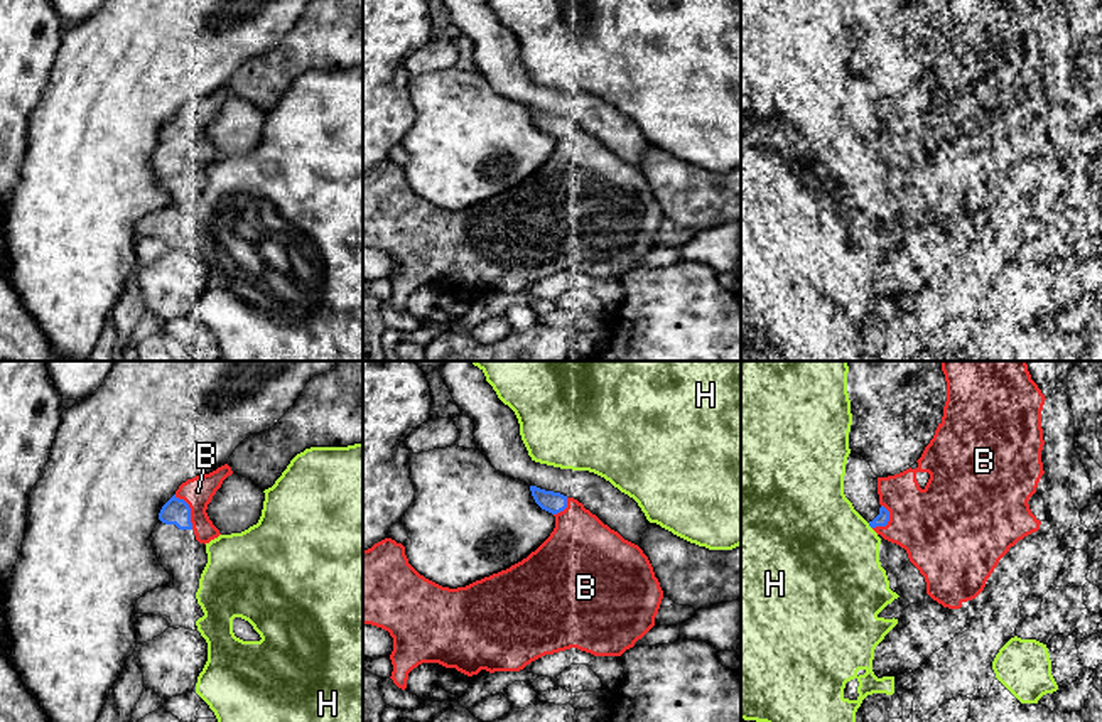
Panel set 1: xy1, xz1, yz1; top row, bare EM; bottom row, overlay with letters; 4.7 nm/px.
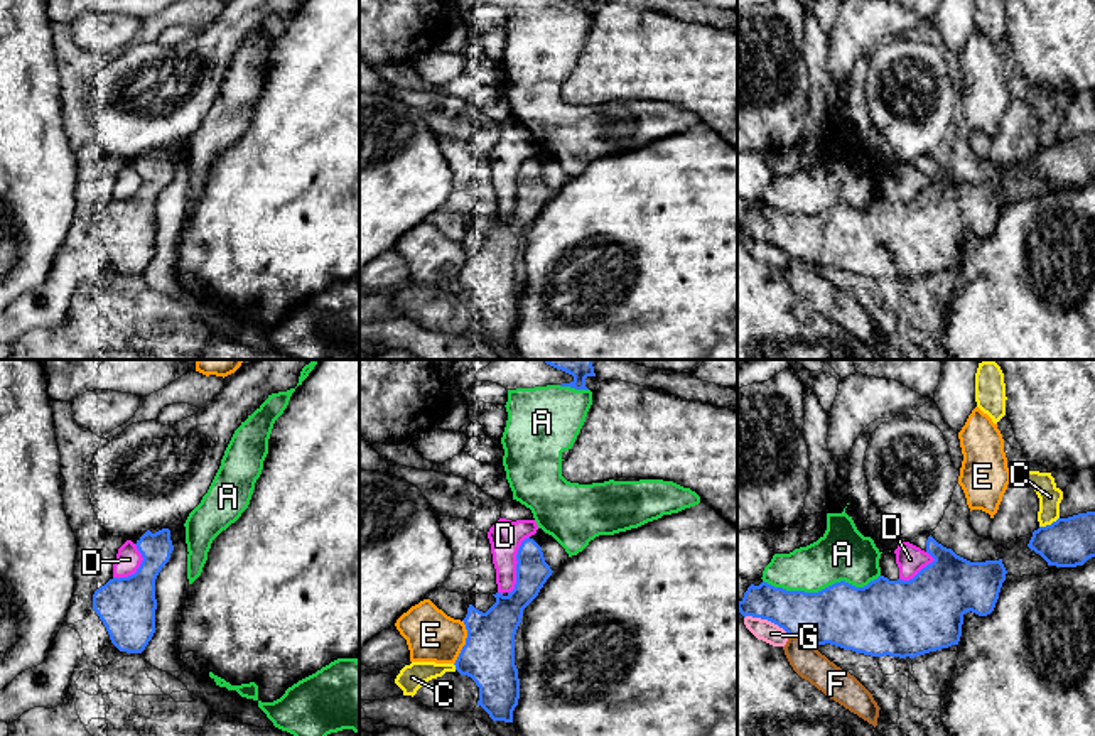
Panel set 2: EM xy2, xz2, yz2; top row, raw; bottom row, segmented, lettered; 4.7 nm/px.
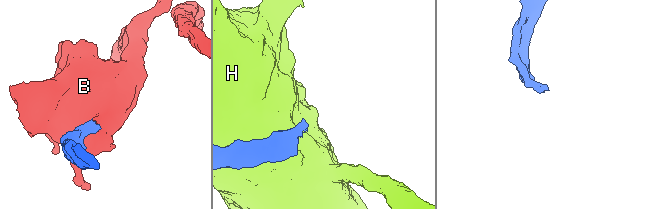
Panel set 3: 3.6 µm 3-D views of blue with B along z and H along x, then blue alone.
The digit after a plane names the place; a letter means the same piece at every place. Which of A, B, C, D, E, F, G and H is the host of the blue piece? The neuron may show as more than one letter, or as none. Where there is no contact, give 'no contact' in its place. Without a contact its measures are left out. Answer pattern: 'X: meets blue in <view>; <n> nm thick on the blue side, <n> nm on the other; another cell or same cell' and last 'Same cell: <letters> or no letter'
A: meets blue in yz2; 320 nm thick on the blue side, 260 nm on the other; another cell
B: meets blue in xy1; 130 nm thick on the blue side, 140 nm on the other; same cell
C: meets blue in yz2; 240 nm thick on the blue side, 110 nm on the other; another cell
D: meets blue in xz2; 160 nm thick on the blue side, 160 nm on the other; another cell
E: meets blue in xz2; 260 nm thick on the blue side, 240 nm on the other; another cell
F: meets blue in yz2; 300 nm thick on the blue side, 150 nm on the other; another cell
G: meets blue in yz2; 240 nm thick on the blue side, 100 nm on the other; another cell
H: meets blue in yz1; 60 nm thick on the blue side, 500 nm on the other; another cell
Same cell: B

